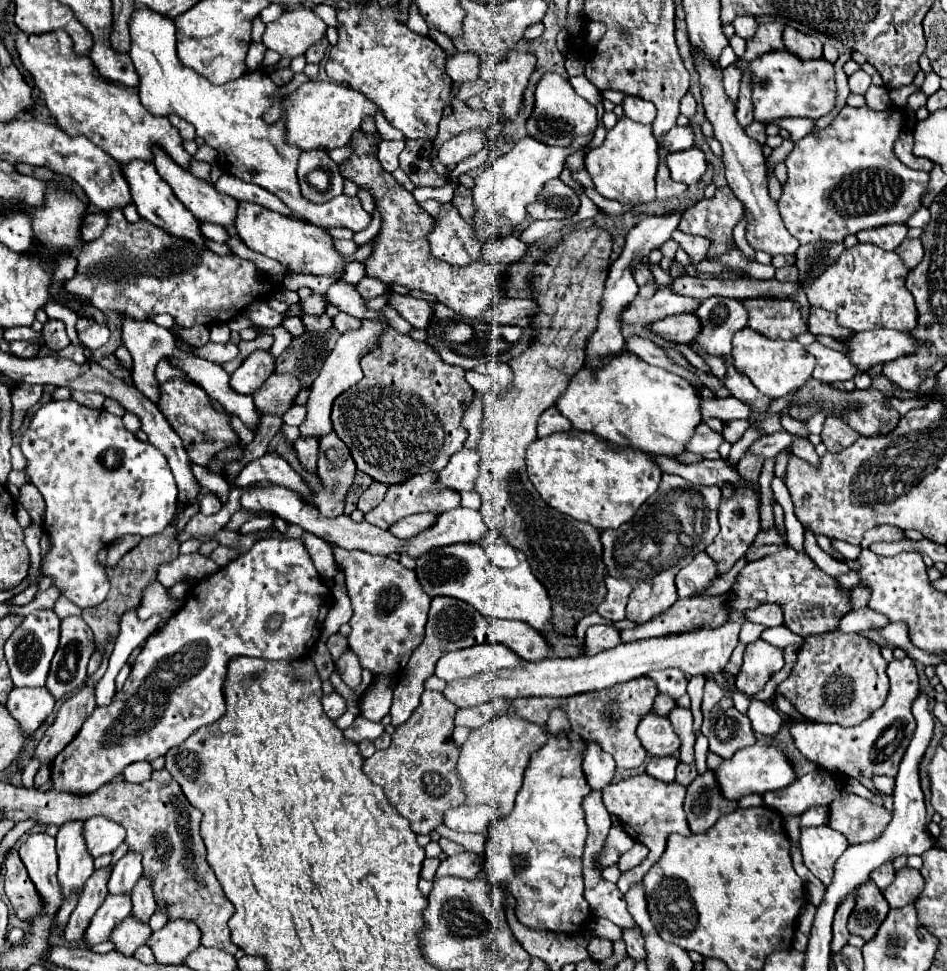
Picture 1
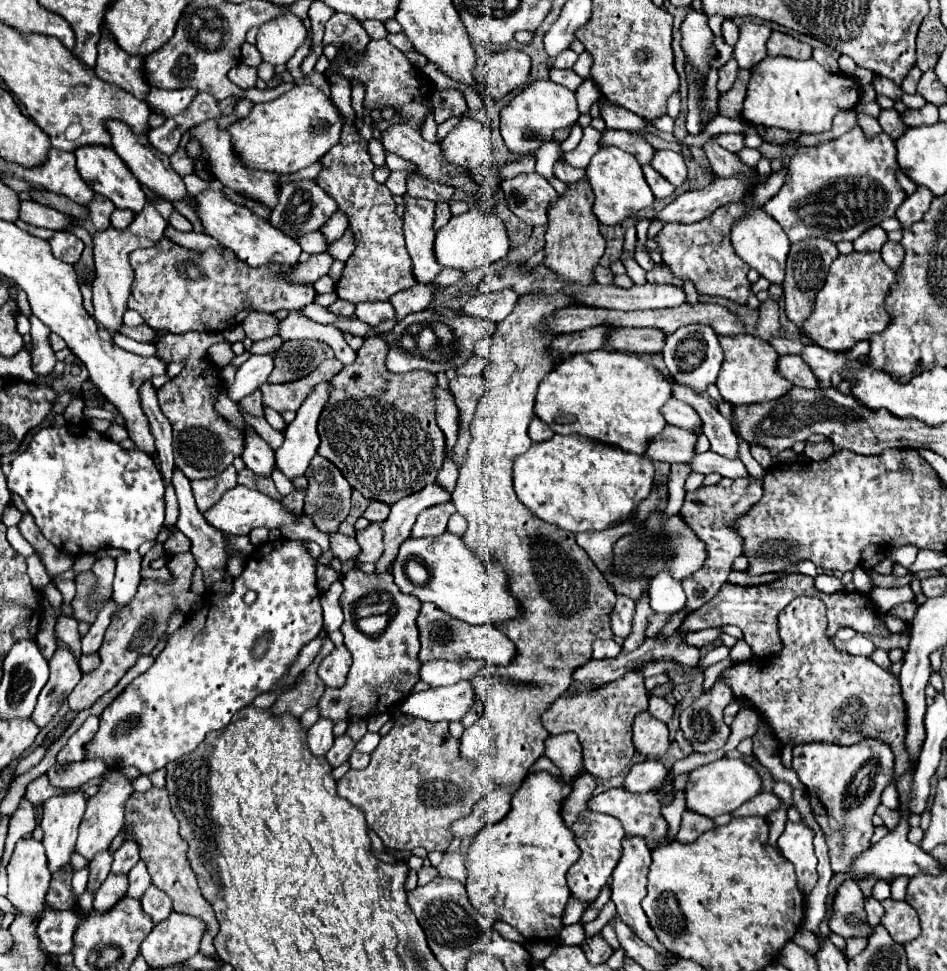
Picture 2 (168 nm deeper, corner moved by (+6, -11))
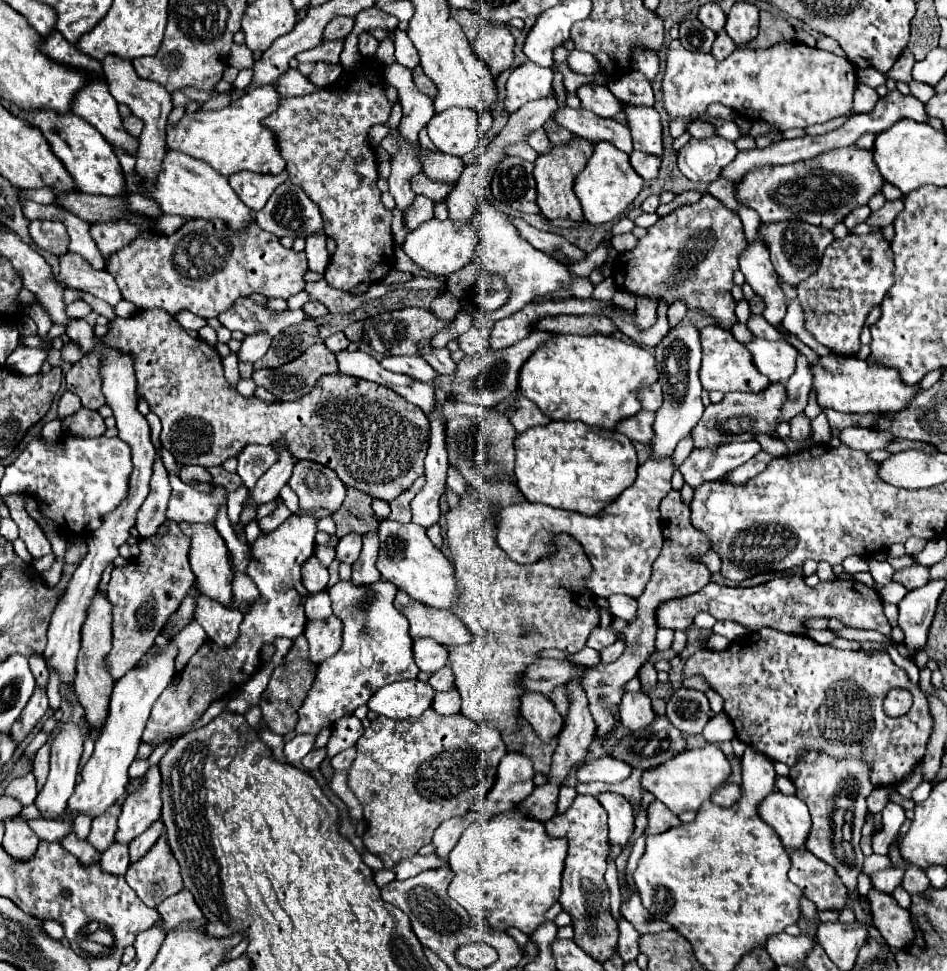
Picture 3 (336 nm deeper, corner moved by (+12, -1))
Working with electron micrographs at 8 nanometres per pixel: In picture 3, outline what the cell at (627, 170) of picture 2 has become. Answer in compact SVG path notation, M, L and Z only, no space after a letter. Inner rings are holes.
M598 142L594 146L592 158L588 160L586 168L576 176L574 192L582 204L584 218L590 224L604 224L604 222L610 222L612 218L616 218L618 214L622 214L636 200L642 186L644 186L644 180L638 178L638 174L634 174L628 154L618 150L610 142Z

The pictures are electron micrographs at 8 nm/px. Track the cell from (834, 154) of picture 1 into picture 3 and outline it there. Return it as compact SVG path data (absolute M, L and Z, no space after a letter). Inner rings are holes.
M844 146L842 150L832 150L826 154L814 156L810 162L798 162L798 164L786 164L786 166L768 166L762 170L754 170L744 176L744 180L736 188L736 198L744 202L746 206L754 208L764 224L770 222L782 222L782 220L804 220L808 224L828 228L832 230L836 224L844 222L844 218L860 208L866 206L868 200L882 190L882 174L878 174L878 168L874 166L874 150L864 150L858 146Z

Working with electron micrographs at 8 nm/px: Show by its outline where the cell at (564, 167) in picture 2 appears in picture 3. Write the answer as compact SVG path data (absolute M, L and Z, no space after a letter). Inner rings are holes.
M540 128L540 130L532 132L532 134L528 136L528 144L530 144L538 154L548 154L548 152L552 150L552 142L548 140L548 136L546 136L544 128Z

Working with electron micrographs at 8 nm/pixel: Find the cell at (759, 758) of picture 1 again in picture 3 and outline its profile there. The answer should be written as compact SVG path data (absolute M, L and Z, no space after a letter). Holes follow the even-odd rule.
M706 744L704 748L684 750L662 766L650 768L643 774L641 785L652 792L656 800L664 802L674 814L680 814L686 810L700 810L700 806L710 800L714 790L718 790L728 780L730 772L732 768L724 752L714 744Z

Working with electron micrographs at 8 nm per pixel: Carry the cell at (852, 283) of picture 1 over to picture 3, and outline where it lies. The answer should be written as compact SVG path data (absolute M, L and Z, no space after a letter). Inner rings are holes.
M870 232L864 236L848 234L844 240L834 240L826 248L818 270L810 278L806 278L804 282L800 282L796 286L798 302L800 302L802 312L804 312L804 328L820 344L832 348L832 352L848 354L848 356L856 354L860 350L860 332L862 332L862 326L864 326L870 310L882 302L888 288L892 286L892 270L894 270L892 250L880 232Z

